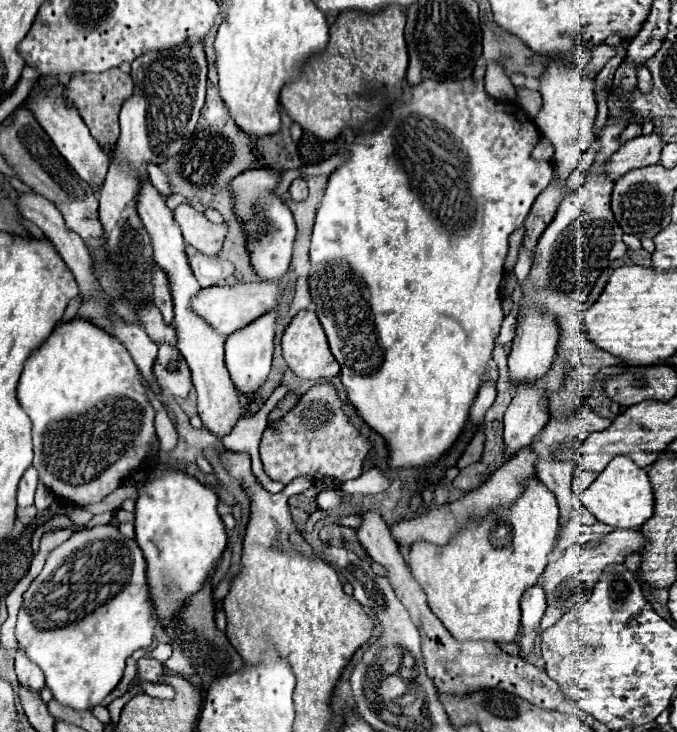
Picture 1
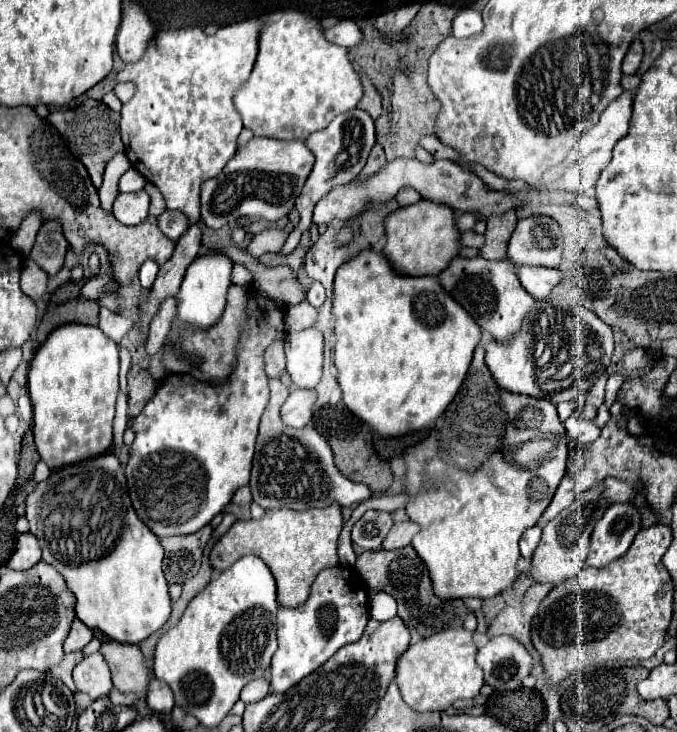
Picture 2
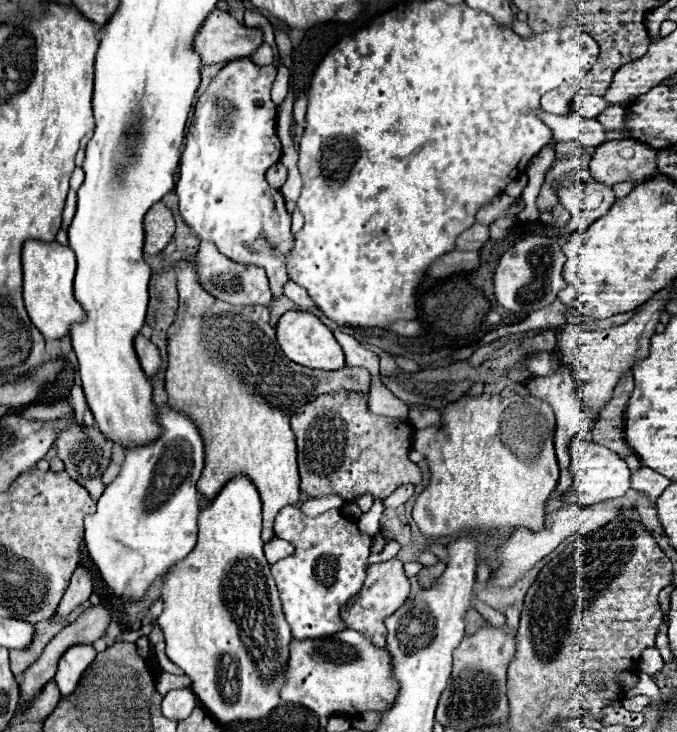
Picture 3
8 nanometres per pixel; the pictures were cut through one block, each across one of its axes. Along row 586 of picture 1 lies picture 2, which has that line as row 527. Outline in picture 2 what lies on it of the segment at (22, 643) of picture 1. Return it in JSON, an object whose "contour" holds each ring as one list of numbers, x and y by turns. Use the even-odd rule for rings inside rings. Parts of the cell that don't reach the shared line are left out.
{"contour":[[102,454,52,470,48,480,38,482,26,496,26,520,30,524,30,534,40,542,42,560,64,576,68,590,76,596,74,610,86,626,98,628,116,642,138,644,166,624,170,618,170,596,162,572,164,548,158,536,136,516,128,496,124,468,114,454]]}

